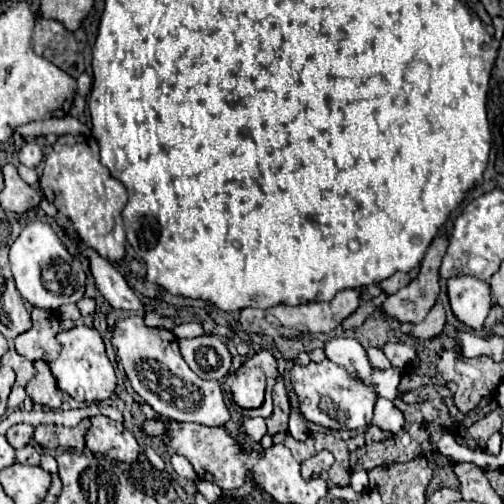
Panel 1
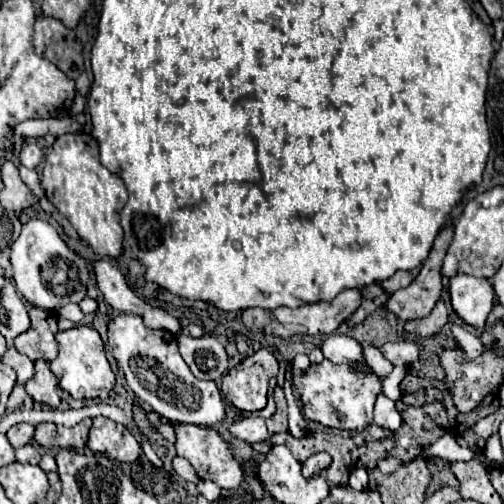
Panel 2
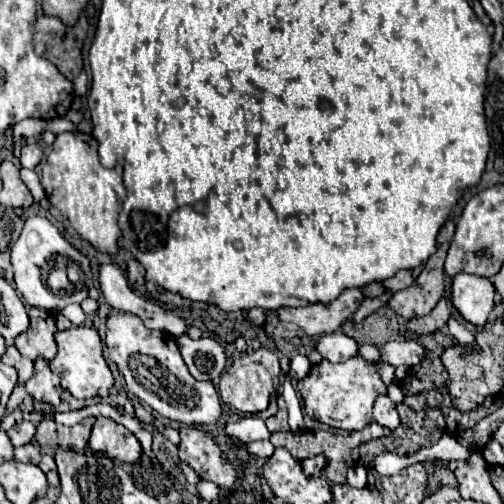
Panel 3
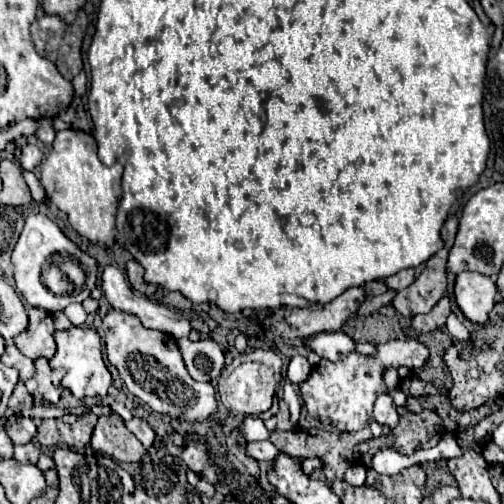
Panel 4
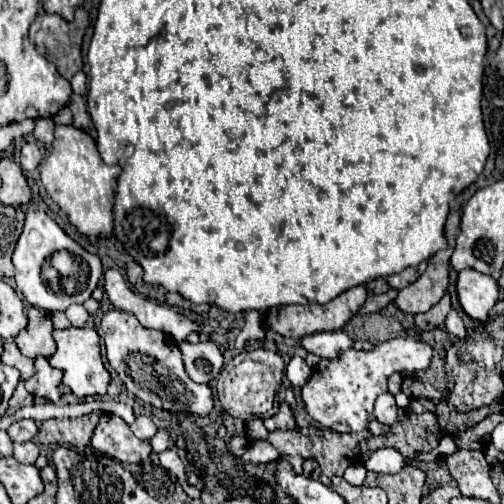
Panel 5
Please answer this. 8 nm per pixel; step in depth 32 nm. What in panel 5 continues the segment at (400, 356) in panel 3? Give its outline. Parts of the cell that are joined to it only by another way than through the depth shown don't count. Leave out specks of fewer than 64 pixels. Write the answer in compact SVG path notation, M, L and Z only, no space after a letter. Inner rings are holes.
M412 336L376 344L368 352L348 348L348 352L340 354L336 360L322 358L320 364L314 368L310 380L302 386L300 396L306 412L322 426L332 428L336 432L360 432L372 418L372 406L376 396L386 392L388 378L394 372L410 378L416 372L426 370L430 366L430 360L432 348L426 342L416 340Z

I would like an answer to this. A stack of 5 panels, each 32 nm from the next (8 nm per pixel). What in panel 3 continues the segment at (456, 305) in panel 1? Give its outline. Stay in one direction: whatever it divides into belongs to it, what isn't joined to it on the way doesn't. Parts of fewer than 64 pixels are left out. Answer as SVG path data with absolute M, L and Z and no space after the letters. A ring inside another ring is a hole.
M460 272L452 280L452 302L474 326L484 326L494 308L496 288L490 278Z

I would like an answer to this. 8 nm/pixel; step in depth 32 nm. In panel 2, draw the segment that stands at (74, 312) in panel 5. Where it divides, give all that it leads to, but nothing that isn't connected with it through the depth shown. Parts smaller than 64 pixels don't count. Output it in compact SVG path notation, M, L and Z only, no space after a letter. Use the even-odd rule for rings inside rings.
M66 304L58 314L60 314L62 318L72 320L74 324L78 324L78 322L82 322L82 320L84 320L84 312L80 310L80 306L78 306L78 304Z

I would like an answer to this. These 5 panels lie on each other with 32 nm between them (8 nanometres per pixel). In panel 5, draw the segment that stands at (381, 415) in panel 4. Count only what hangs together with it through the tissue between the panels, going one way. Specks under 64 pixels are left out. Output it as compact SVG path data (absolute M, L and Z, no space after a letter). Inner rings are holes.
M384 392L376 398L376 404L374 404L374 418L382 424L388 424L392 426L396 422L396 412L398 412L398 406L396 406L396 400L390 392Z

